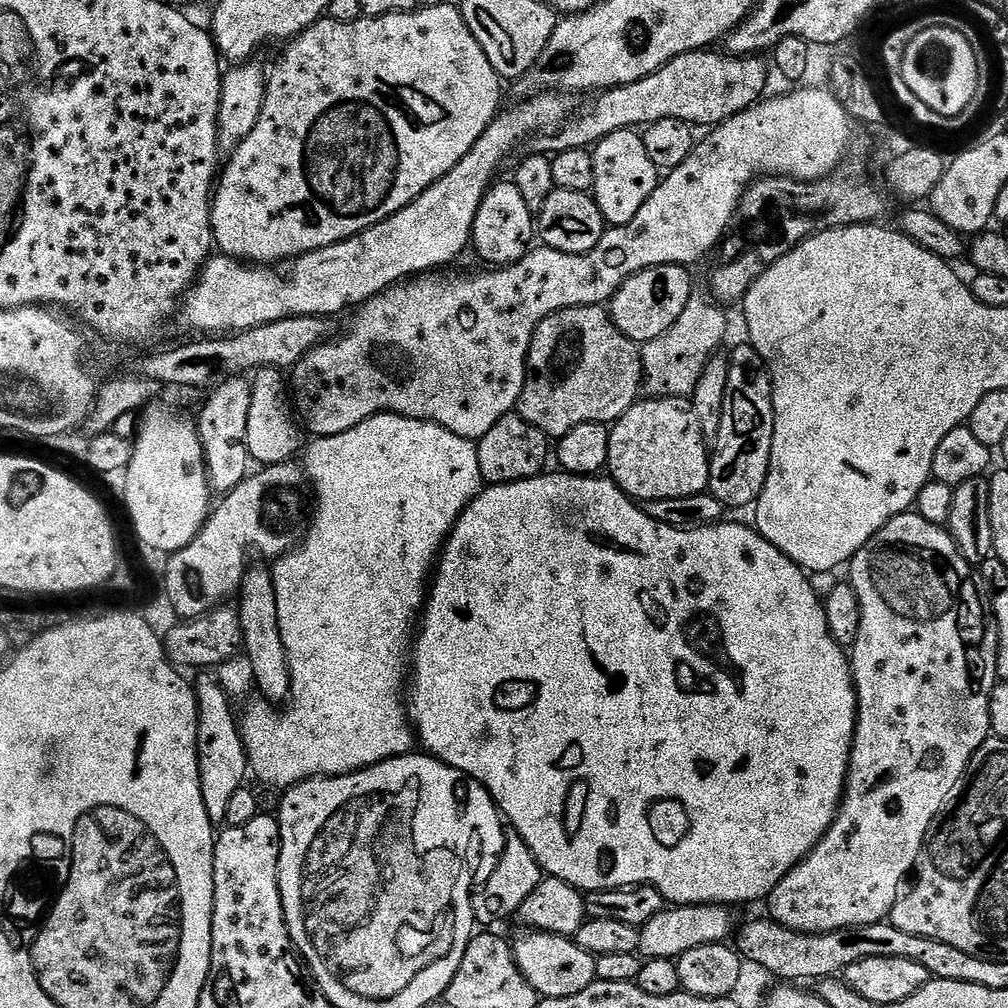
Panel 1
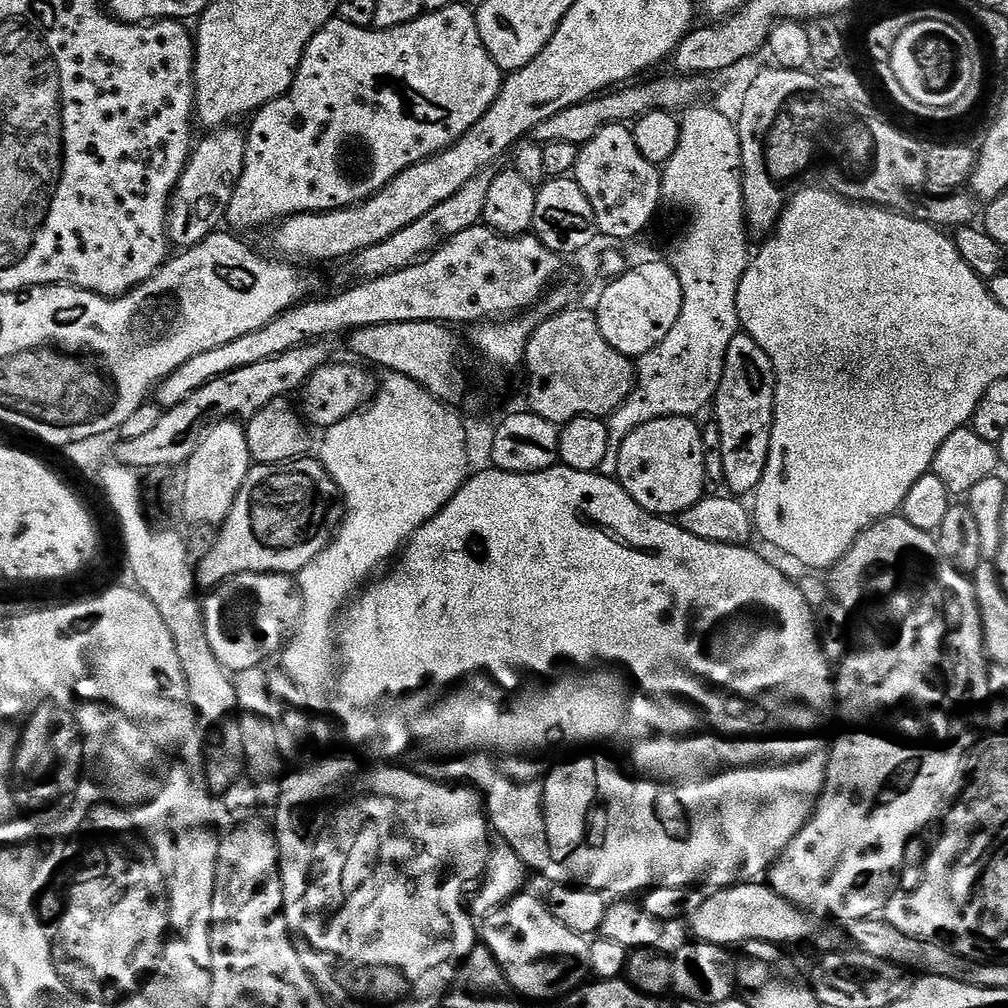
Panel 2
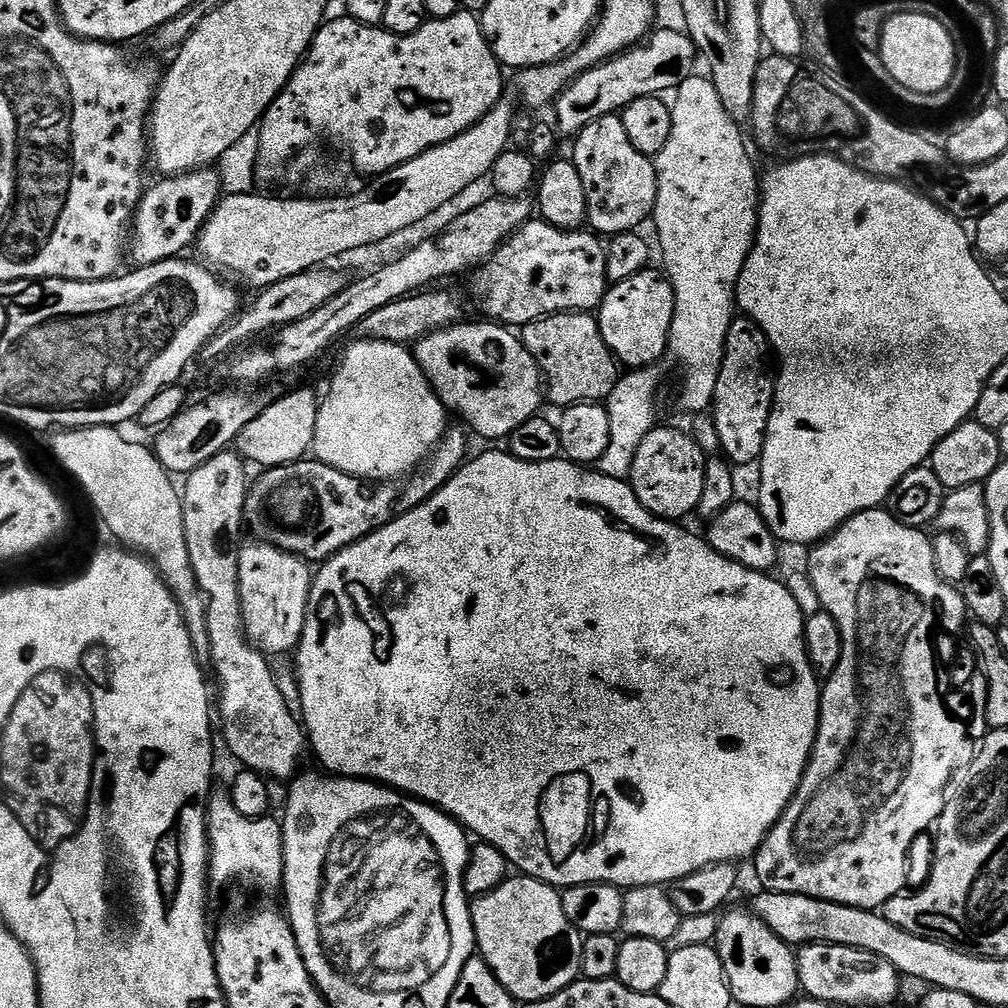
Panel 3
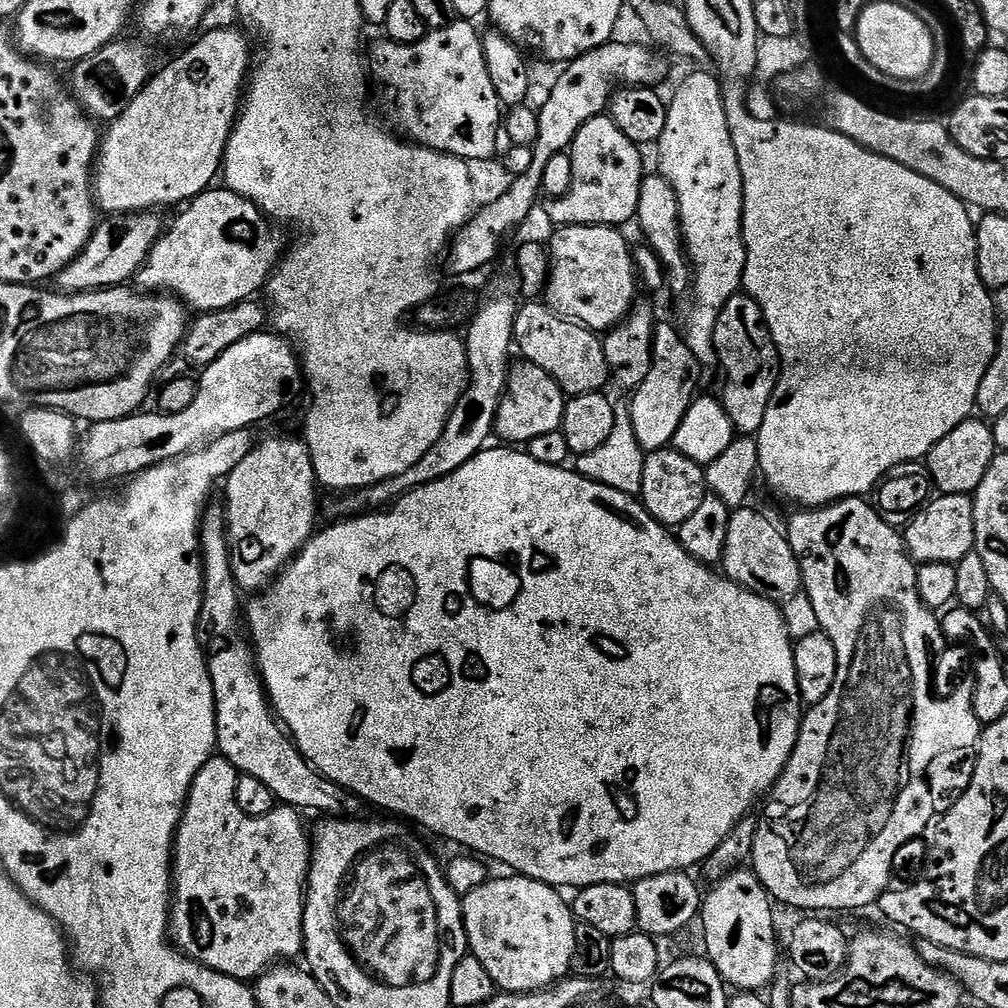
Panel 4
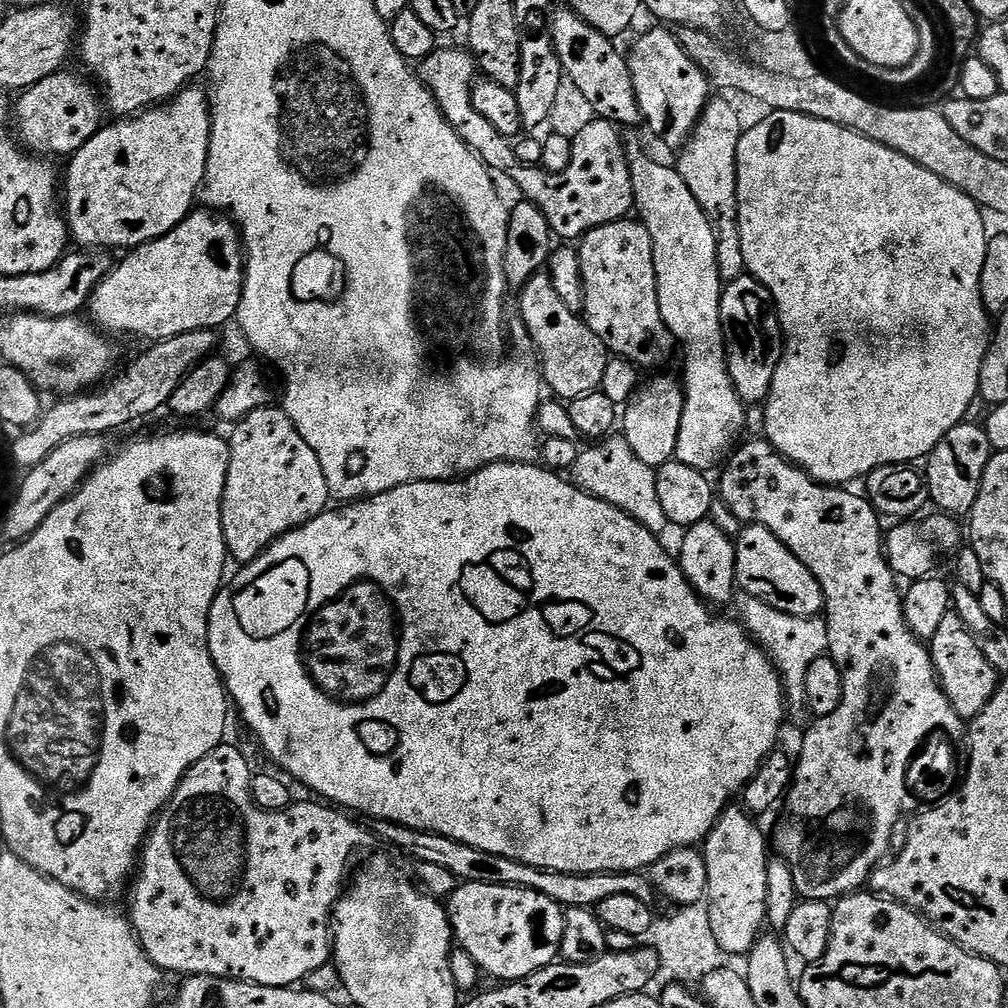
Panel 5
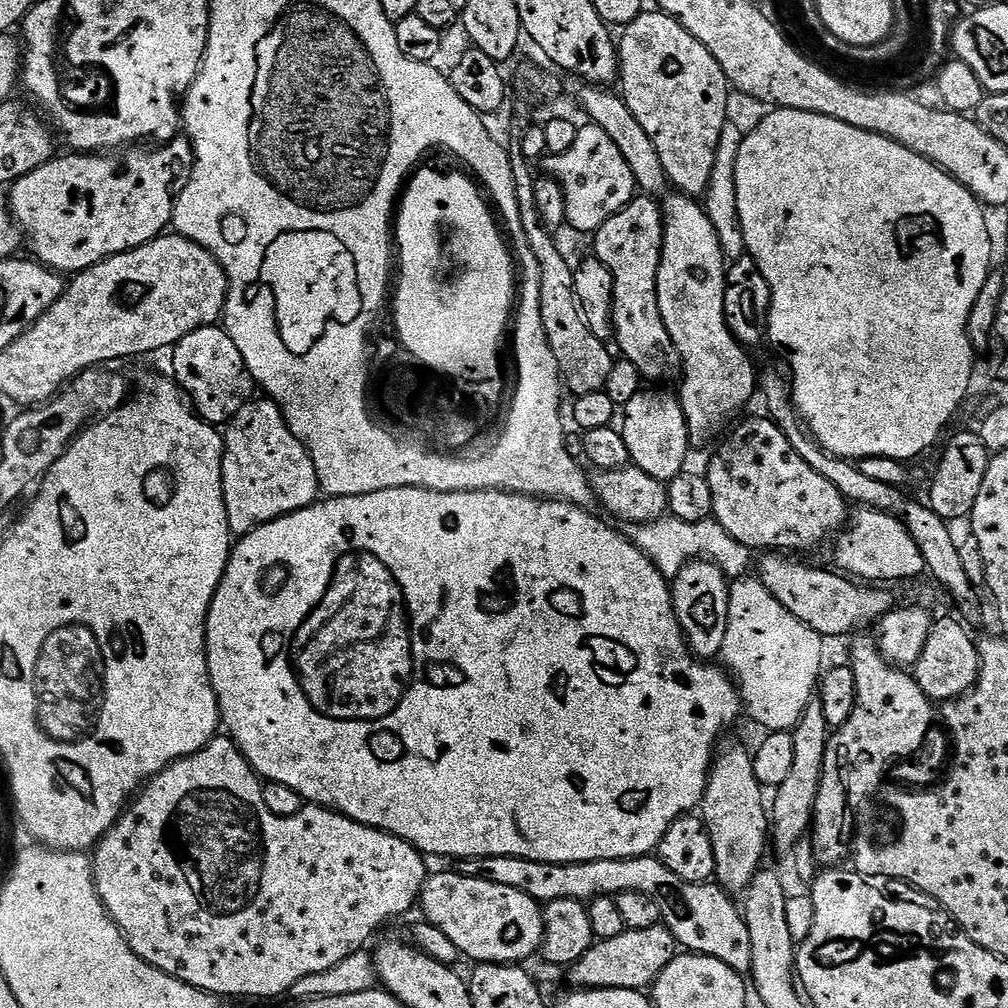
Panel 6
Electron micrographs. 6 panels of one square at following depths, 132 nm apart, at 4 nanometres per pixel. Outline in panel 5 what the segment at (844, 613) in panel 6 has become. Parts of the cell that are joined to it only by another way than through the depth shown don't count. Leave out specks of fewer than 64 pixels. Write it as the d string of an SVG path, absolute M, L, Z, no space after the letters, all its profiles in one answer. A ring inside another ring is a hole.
M761 524L741 527L736 546L736 583L745 596L753 596L770 606L795 616L820 616L824 612L822 586L810 570L769 528Z

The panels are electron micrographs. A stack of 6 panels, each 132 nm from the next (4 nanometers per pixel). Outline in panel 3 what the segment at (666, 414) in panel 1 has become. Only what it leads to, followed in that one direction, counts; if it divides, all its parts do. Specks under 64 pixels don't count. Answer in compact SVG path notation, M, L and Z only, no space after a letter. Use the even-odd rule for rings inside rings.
M657 426L642 438L642 446L638 446L638 454L634 454L630 483L638 502L642 502L648 512L653 512L661 520L680 522L683 516L691 512L693 515L699 509L705 463L706 455L698 441L691 440L676 428Z

